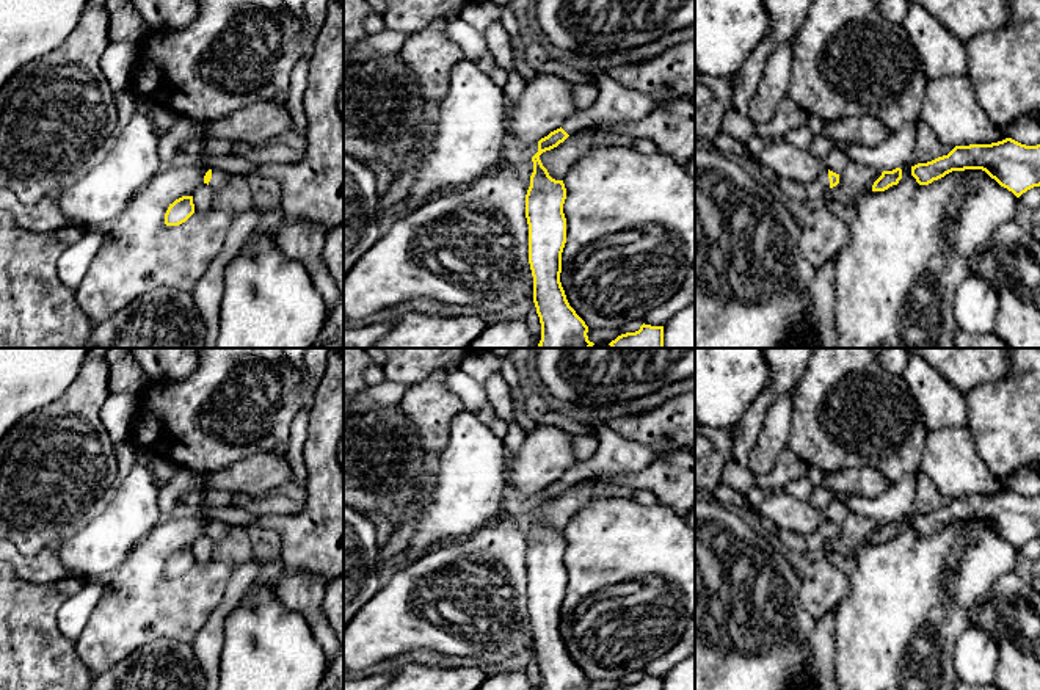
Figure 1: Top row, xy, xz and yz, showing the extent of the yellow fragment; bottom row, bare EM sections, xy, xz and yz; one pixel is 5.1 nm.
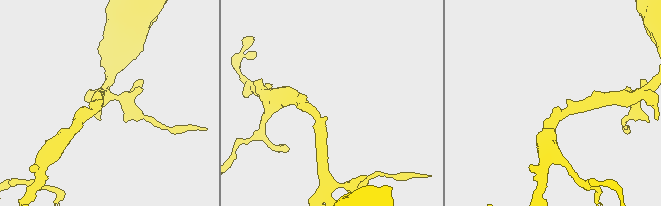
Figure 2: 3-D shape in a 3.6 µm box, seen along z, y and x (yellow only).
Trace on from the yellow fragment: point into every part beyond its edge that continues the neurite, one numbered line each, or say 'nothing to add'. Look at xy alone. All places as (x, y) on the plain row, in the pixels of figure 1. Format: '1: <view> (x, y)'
1: xy (220, 530)

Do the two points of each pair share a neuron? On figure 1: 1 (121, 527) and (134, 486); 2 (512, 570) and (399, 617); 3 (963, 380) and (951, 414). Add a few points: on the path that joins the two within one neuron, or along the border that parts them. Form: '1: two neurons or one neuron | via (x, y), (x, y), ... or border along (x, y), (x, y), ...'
1: one neuron | via (127, 518), (134, 512), (134, 496)
2: one neuron | via (479, 582), (452, 591), (413, 584)
3: two neurons | border along (930, 366), (962, 394)

